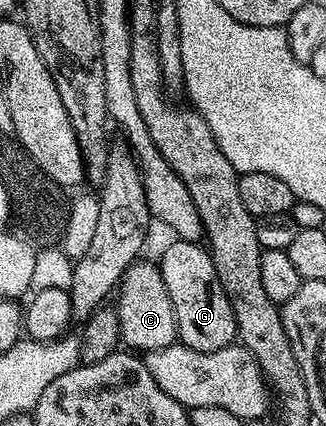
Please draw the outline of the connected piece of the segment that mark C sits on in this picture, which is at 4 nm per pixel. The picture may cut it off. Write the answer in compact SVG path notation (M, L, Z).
M135 261L127 268L117 289L116 312L119 320L119 333L122 343L137 352L155 351L167 348L178 341L176 314L164 276L158 265L152 261Z

